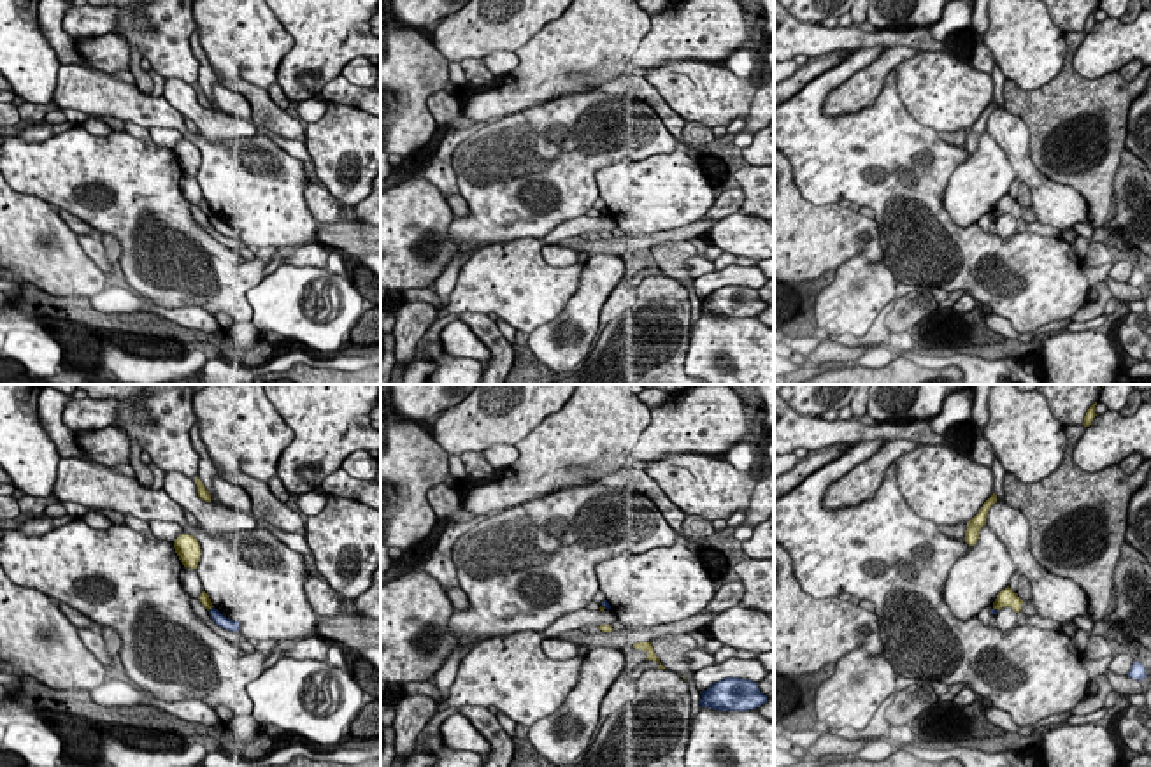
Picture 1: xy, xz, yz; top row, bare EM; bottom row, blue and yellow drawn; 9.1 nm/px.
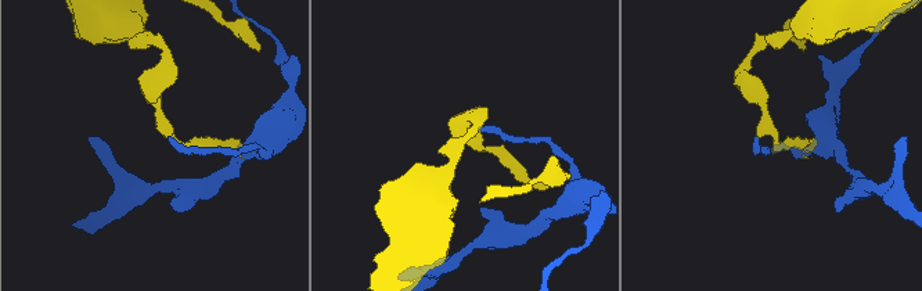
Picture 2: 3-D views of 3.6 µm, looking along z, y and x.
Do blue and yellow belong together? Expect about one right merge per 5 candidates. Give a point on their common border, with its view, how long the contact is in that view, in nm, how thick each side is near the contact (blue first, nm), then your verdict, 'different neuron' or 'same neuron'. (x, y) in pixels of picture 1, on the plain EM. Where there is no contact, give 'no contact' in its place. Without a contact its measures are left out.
xy (209, 216) | 70 nm | 120/90 nm | different neuron

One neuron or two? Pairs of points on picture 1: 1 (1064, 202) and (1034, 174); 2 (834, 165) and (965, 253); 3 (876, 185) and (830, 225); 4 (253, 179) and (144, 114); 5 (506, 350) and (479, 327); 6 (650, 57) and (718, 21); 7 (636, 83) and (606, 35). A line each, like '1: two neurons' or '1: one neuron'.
1: one neuron
2: one neuron
3: two neurons
4: one neuron
5: one neuron
6: one neuron
7: two neurons

